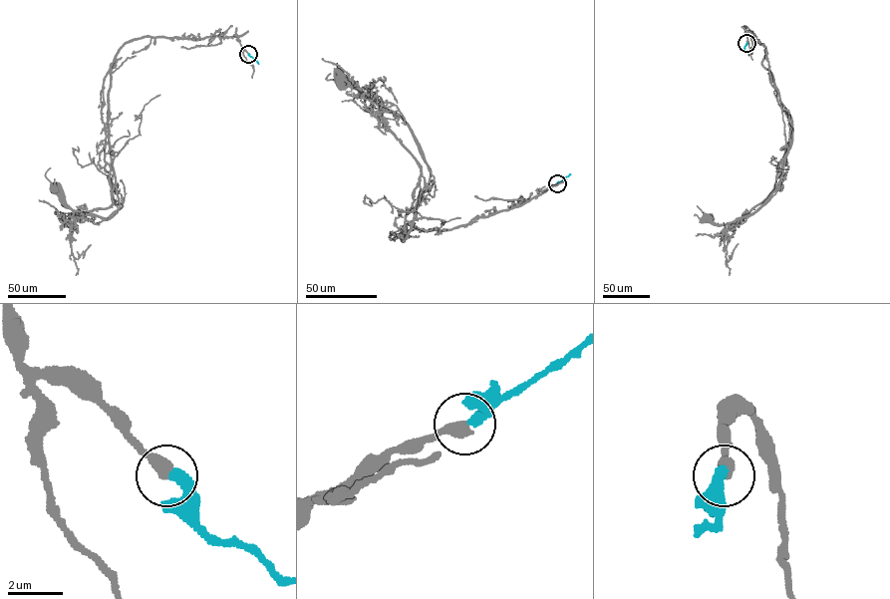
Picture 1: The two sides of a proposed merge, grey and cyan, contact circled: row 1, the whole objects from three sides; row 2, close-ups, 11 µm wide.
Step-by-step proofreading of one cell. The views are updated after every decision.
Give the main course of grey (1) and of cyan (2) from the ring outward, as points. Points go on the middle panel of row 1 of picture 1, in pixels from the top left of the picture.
1: (557, 183), (451, 229), (407, 224), (403, 240), (421, 169), (385, 124), (384, 108), (339, 83)
2: (557, 183), (571, 174)

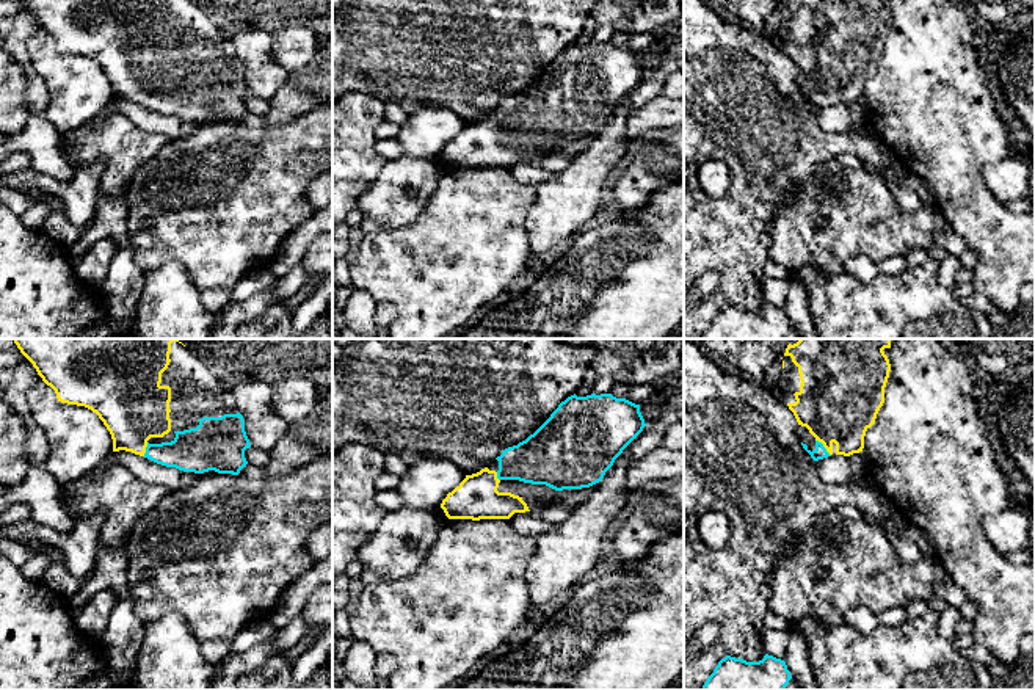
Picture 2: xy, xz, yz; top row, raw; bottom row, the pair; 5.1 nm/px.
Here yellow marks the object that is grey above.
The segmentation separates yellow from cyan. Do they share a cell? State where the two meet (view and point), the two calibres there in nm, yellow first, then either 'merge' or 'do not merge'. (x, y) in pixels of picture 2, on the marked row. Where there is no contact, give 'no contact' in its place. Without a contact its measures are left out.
contact yz (824, 446); calibres 420 and 70 nm; merge

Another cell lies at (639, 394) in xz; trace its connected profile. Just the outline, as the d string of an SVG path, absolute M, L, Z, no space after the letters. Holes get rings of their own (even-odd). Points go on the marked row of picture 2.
M624 381L615 383L612 395L616 398L626 398L635 405L646 403L656 394L654 384L630 384Z

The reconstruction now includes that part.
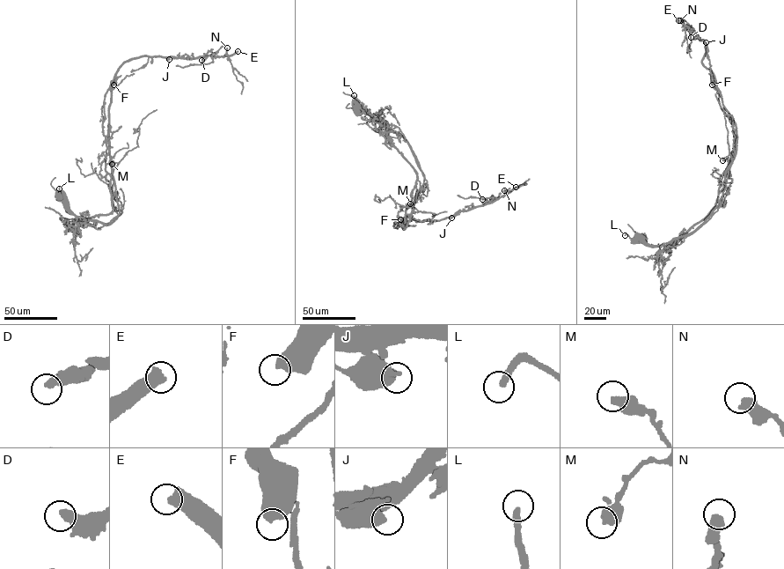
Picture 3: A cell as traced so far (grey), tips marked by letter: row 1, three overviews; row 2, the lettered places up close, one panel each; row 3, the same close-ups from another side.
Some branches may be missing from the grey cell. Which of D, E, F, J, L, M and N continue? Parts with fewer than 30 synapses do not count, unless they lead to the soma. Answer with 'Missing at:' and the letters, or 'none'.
Missing at: E

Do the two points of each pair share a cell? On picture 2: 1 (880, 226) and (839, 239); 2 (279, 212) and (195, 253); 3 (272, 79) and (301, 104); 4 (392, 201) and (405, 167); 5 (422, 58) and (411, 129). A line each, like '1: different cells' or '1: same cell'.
1: same cell
2: same cell
3: different cells
4: same cell
5: different cells

